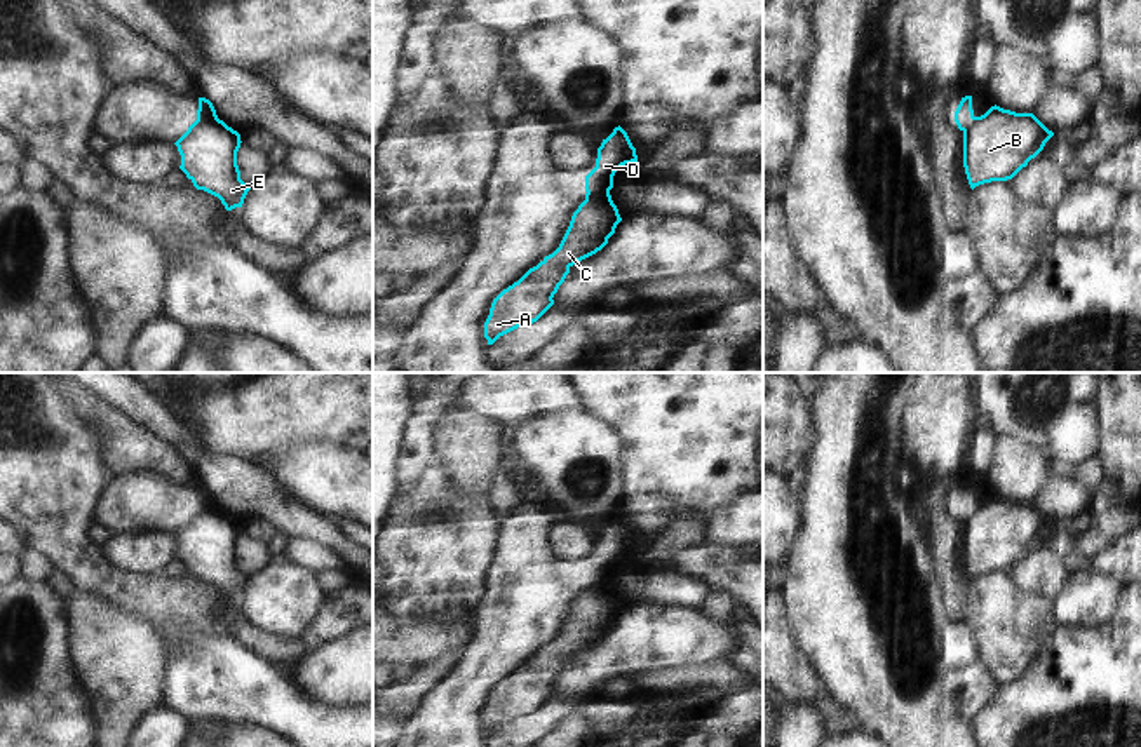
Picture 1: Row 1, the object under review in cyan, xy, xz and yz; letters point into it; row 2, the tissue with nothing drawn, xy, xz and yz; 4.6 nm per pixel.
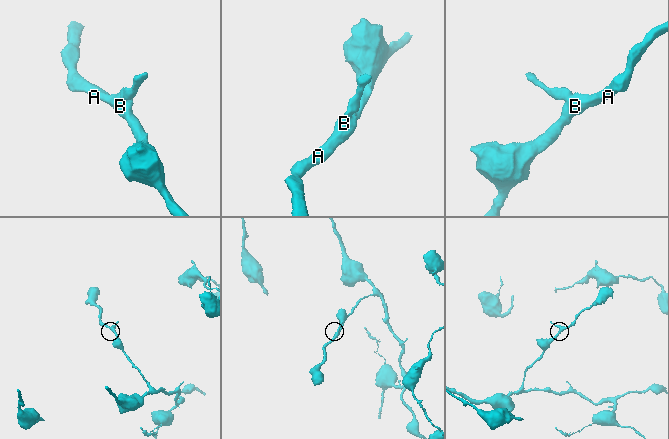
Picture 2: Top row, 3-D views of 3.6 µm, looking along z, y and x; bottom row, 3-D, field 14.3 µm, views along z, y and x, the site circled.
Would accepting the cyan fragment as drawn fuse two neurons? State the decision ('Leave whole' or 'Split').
Split

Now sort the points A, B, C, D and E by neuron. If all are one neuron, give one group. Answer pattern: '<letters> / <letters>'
A B C E / D

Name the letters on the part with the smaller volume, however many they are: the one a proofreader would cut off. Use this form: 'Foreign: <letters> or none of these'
Foreign: D

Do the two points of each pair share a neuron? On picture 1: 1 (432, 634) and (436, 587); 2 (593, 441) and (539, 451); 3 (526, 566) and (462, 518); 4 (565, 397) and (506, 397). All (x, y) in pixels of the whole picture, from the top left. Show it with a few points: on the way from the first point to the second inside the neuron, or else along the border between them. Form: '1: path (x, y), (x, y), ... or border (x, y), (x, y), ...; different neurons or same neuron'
1: border (394, 613), (420, 619), (474, 615); different neurons
2: path (579, 450), (553, 451); same neuron
3: border (504, 523), (500, 549), (486, 585); different neurons
4: path (551, 396), (519, 396); same neuron

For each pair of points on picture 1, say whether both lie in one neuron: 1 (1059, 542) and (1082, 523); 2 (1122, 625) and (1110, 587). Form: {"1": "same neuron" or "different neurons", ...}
{"1": "same neuron", "2": "different neurons"}

